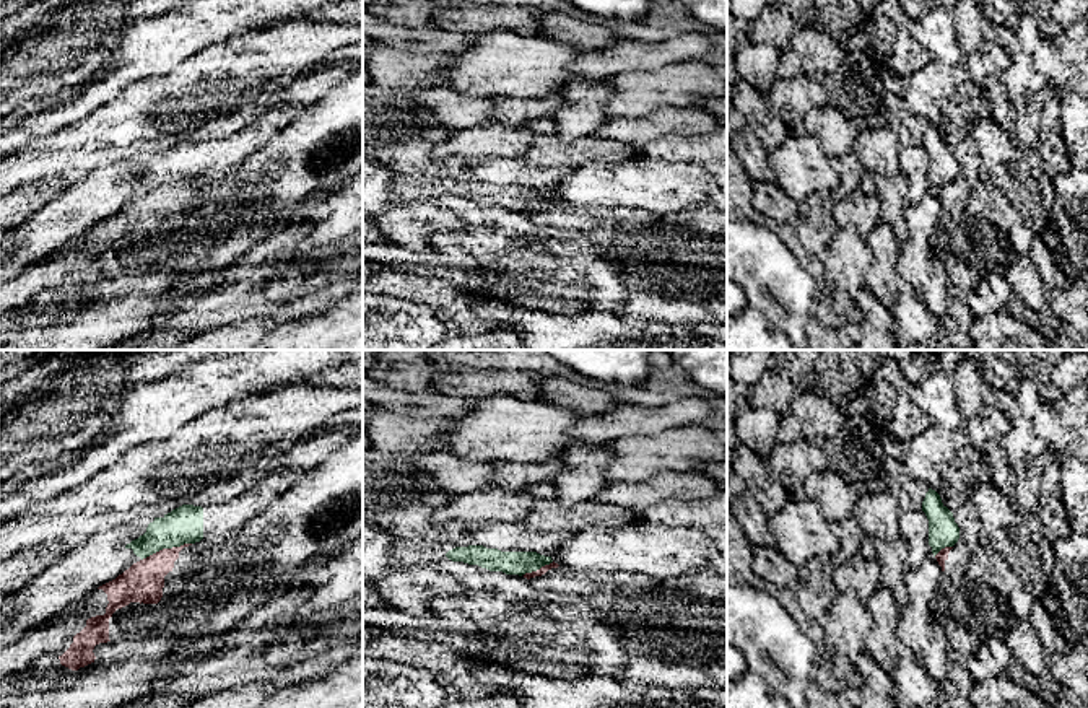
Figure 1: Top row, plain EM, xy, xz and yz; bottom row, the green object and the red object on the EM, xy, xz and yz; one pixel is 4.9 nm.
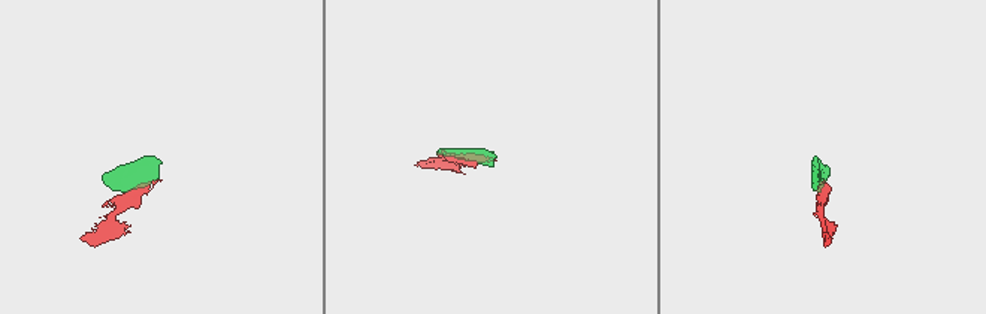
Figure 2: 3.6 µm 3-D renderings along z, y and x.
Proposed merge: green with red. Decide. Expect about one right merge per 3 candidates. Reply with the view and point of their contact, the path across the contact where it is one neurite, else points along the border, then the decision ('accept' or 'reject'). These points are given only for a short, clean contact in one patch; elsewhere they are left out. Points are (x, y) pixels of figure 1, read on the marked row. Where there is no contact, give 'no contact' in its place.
contact xy (166, 547); border xy (191, 542), (163, 547), (142, 560); reject

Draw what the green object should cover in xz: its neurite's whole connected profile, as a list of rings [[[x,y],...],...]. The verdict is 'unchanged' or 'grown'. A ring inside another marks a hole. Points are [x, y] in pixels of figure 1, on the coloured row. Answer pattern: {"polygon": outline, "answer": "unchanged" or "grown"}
{"polygon": [[[394,535],[394,557],[400,565],[429,565],[433,562],[463,562],[490,571],[525,575],[553,563],[553,552],[501,552],[475,545],[472,540],[439,542],[433,539],[403,539]]], "answer": "grown"}

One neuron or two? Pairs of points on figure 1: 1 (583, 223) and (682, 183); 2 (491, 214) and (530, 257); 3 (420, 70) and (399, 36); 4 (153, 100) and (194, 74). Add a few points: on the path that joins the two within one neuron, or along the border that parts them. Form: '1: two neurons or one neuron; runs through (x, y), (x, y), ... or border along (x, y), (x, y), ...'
1: two neurons; border along (617, 207), (648, 209), (657, 215)
2: two neurons; border along (498, 227), (521, 235), (537, 235)
3: two neurons; border along (382, 44), (392, 49), (438, 52), (441, 56)
4: one neuron; runs through (163, 91), (184, 83)

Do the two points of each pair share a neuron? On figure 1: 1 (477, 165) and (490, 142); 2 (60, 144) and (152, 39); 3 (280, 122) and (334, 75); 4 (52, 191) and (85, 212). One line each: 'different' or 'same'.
1: different
2: different
3: same
4: different

